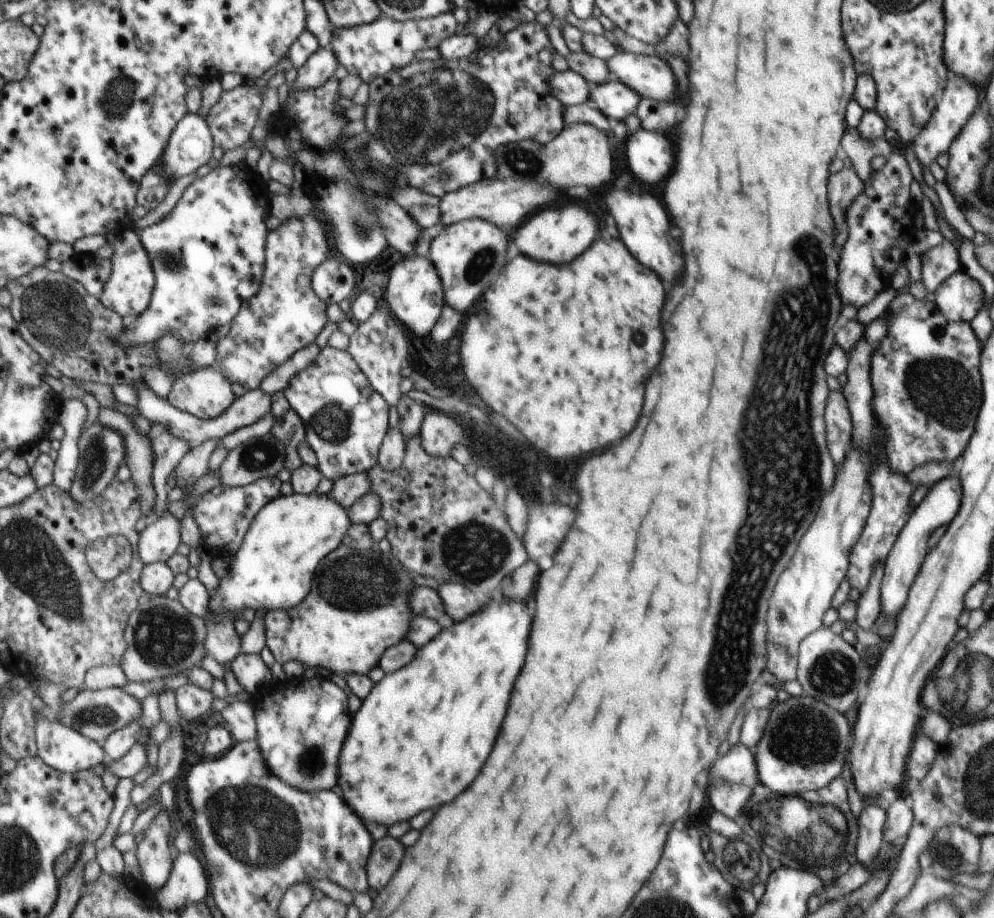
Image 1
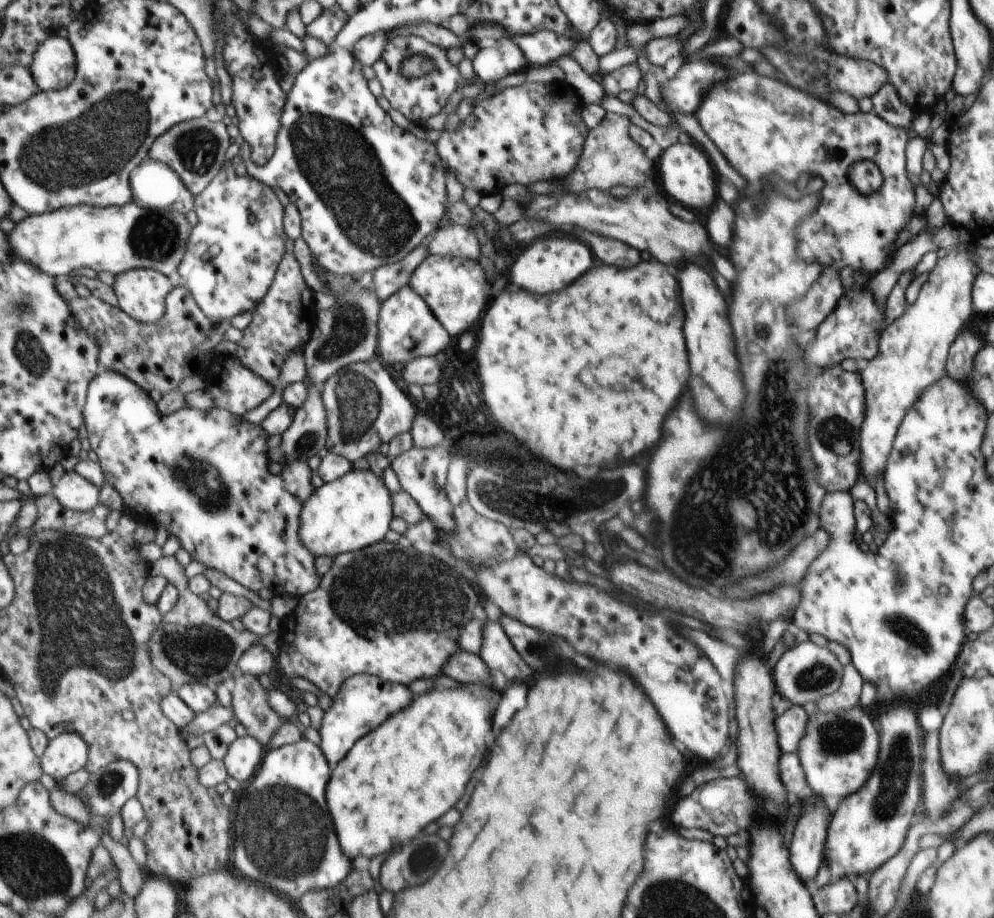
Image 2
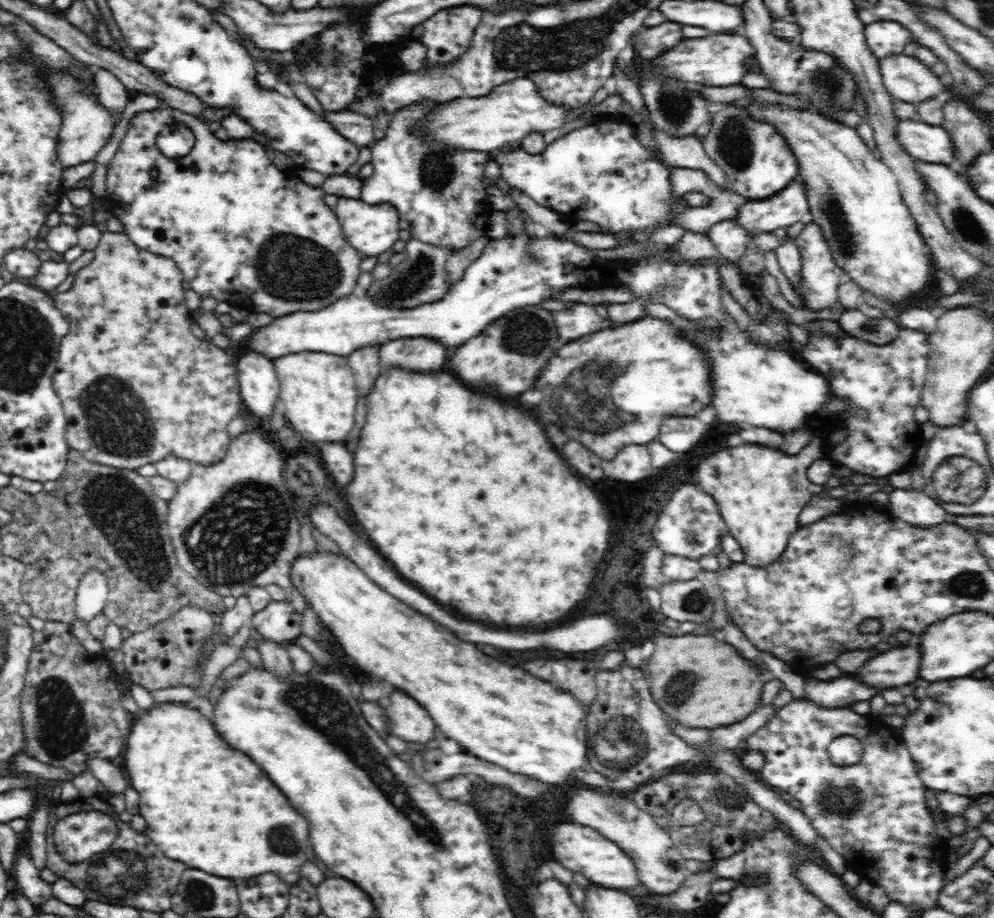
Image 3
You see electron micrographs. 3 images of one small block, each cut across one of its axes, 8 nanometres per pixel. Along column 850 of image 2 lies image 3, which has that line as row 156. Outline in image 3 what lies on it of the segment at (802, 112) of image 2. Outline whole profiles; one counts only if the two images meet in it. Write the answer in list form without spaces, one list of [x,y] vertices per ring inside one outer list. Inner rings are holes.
[[[164,106],[154,112],[140,112],[127,122],[126,136],[120,141],[118,152],[108,164],[106,173],[107,189],[103,199],[103,207],[112,216],[119,218],[124,225],[123,230],[129,239],[138,246],[139,249],[171,258],[182,272],[183,281],[190,283],[192,289],[200,297],[212,297],[219,302],[226,302],[231,306],[242,305],[250,311],[266,312],[270,316],[278,318],[290,312],[300,312],[300,310],[318,310],[318,306],[326,307],[326,302],[334,302],[342,298],[342,294],[352,294],[359,292],[358,279],[363,274],[361,270],[364,257],[347,244],[339,230],[339,222],[335,218],[334,209],[330,209],[324,203],[325,192],[320,187],[313,187],[307,183],[304,177],[295,177],[293,180],[286,176],[285,171],[278,169],[266,155],[266,149],[252,138],[241,138],[227,140],[218,139],[214,132],[210,131],[210,125],[198,117],[186,114],[181,110]],[[182,123],[192,130],[196,142],[192,150],[182,156],[182,158],[168,158],[164,156],[156,146],[158,134],[162,132],[164,126]]]

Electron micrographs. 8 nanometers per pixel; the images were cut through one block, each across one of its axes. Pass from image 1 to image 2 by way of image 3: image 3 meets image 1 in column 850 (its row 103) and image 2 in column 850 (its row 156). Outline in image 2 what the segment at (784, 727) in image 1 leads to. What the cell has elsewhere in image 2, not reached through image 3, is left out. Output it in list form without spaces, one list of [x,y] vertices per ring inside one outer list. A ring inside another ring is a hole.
[[[859,706],[837,713],[825,713],[818,710],[816,714],[809,717],[806,736],[801,738],[796,754],[800,757],[810,788],[814,794],[825,800],[834,814],[838,805],[867,784],[867,780],[878,767],[878,730],[874,728],[872,720],[860,710]]]

